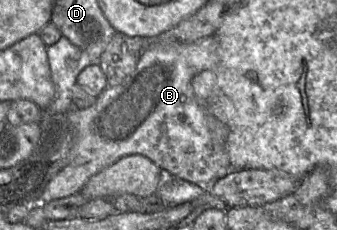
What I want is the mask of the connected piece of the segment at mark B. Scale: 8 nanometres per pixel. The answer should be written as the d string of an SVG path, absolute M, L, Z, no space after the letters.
M203 37L193 43L158 43L145 48L134 72L121 84L107 87L94 105L86 109L73 108L67 113L73 128L72 148L65 167L48 182L38 203L69 196L80 191L90 177L122 157L141 154L162 171L170 172L201 187L206 187L231 171L228 152L229 127L209 114L197 100L192 79L198 73L213 69L219 62L216 38Z

